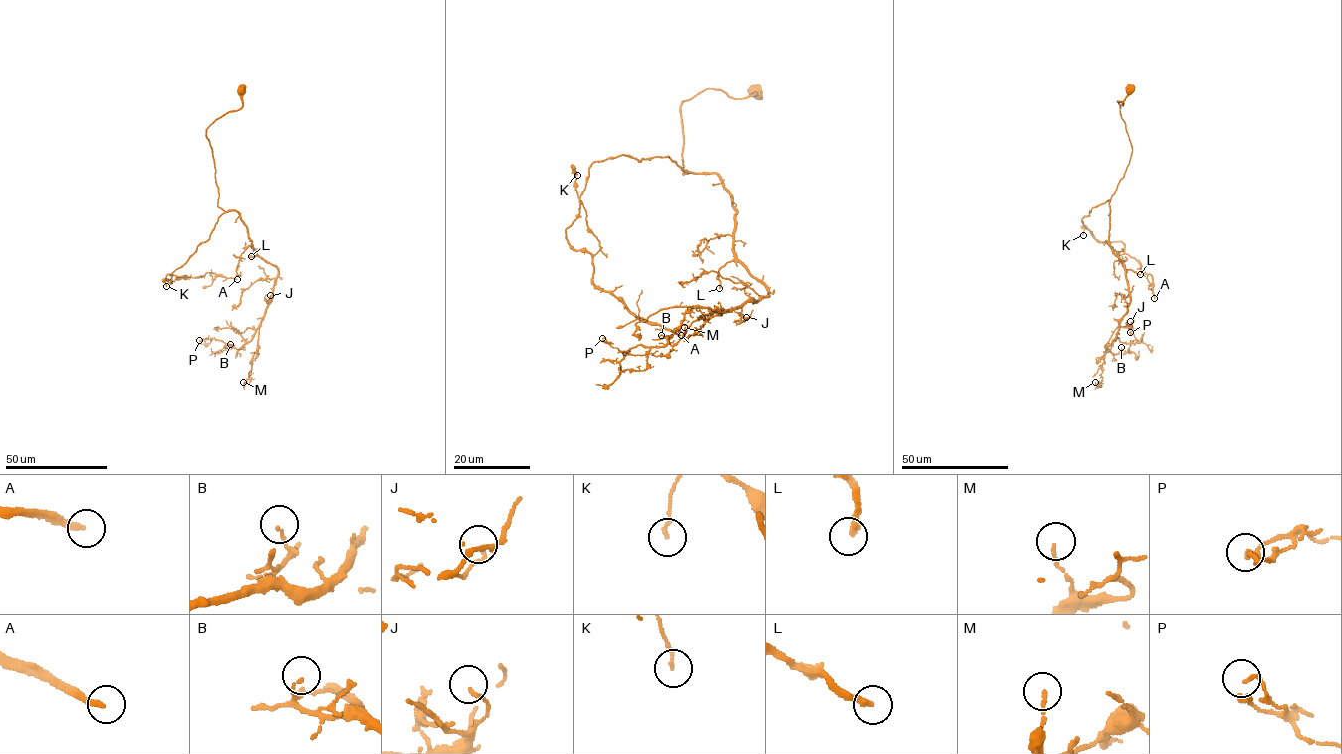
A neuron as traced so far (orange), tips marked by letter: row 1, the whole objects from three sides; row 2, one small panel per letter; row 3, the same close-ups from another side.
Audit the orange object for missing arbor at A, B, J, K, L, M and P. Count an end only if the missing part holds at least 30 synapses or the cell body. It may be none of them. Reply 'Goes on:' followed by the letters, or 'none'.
Goes on: A

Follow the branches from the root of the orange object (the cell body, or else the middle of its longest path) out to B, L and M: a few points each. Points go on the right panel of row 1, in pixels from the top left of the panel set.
B: (1129, 88), (1117, 101), (1132, 152), (1109, 206), (1110, 247), (1130, 304), (1105, 347), (1121, 347)
L: (1129, 88), (1123, 104), (1117, 101), (1132, 152), (1125, 172), (1109, 202), (1109, 242), (1125, 269), (1140, 274)
M: (1129, 88), (1117, 101), (1132, 152), (1109, 206), (1110, 247), (1130, 304), (1105, 355), (1101, 386), (1095, 382)

